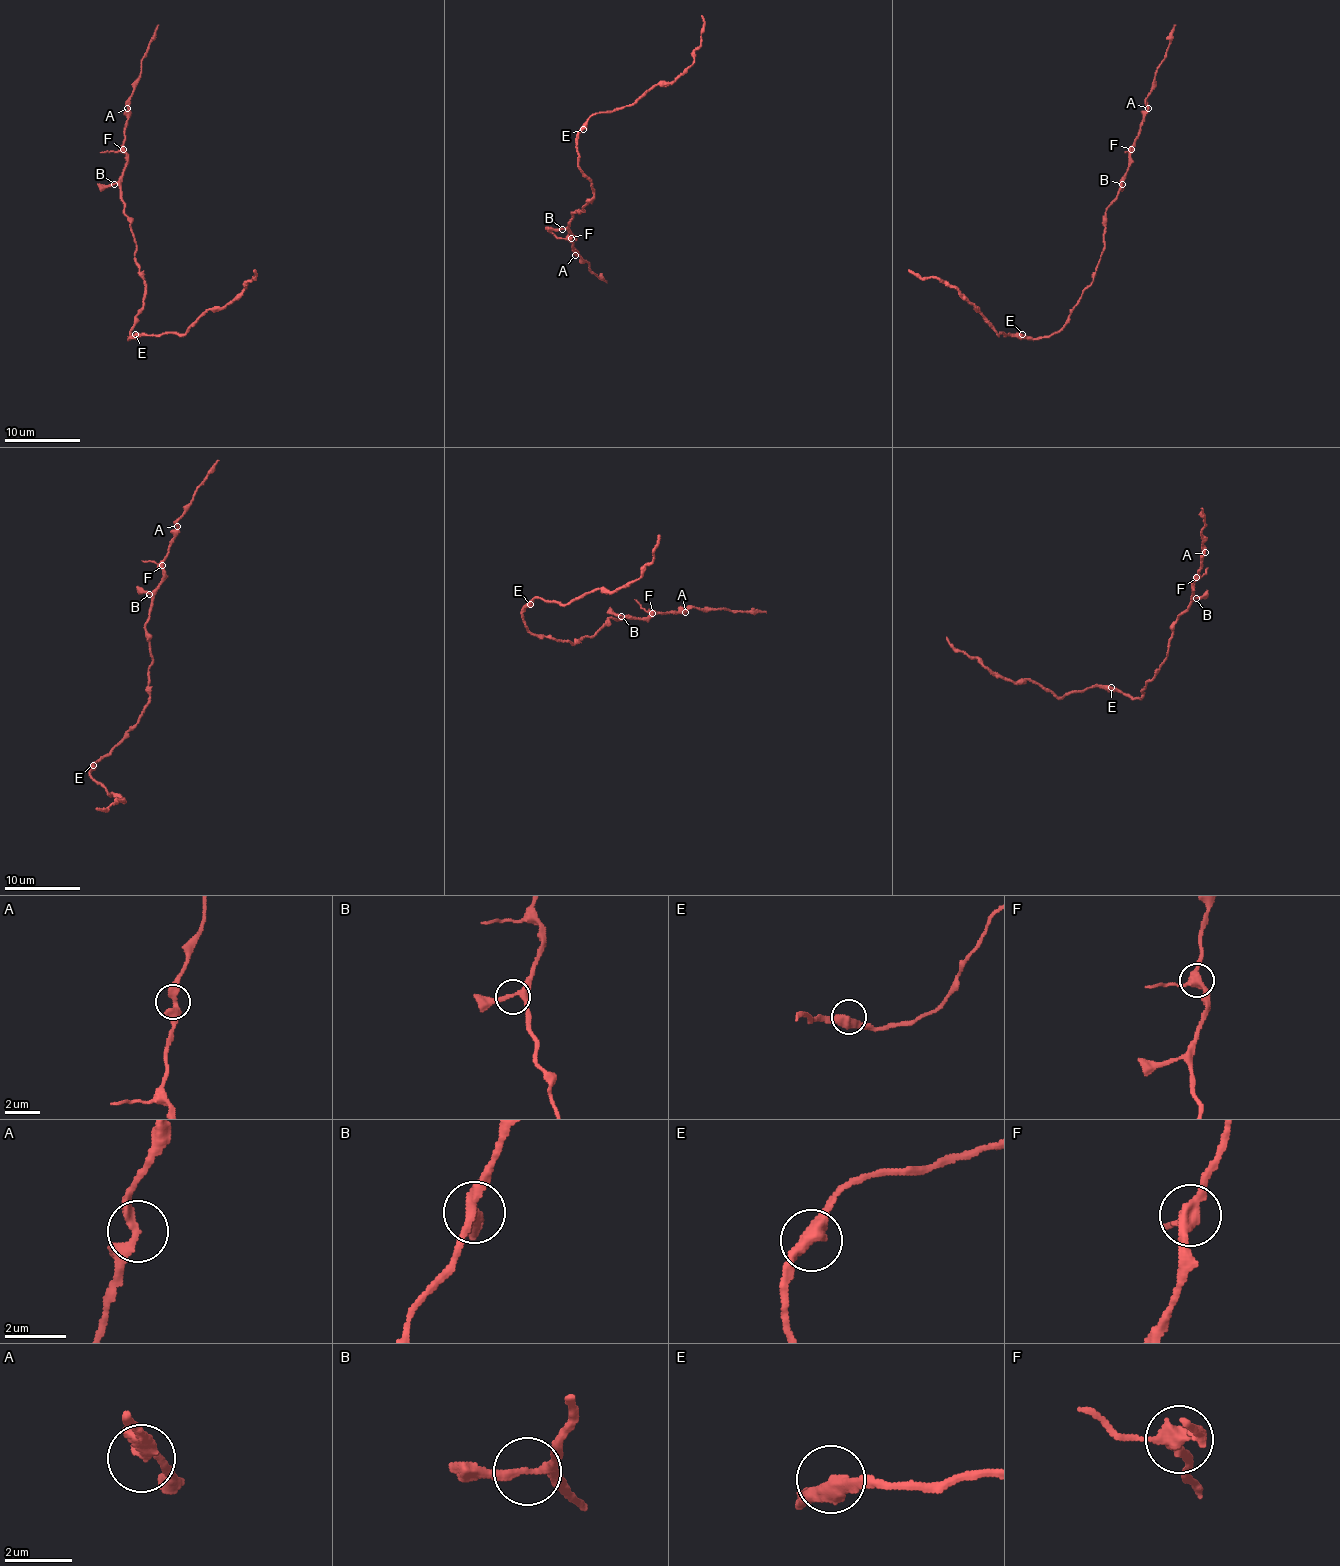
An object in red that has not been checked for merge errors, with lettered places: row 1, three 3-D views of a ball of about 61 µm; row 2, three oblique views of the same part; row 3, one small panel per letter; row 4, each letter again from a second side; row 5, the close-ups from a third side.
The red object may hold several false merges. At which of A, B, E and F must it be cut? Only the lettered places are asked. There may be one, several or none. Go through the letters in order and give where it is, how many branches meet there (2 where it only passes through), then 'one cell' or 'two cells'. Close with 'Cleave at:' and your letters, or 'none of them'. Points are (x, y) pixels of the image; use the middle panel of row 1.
A: (575, 255) | 3 | one cell
B: (562, 229) | 3 | one cell
E: (583, 129) | 2 | one cell
F: (571, 238) | 3 | one cell
Cleave at: none of them

